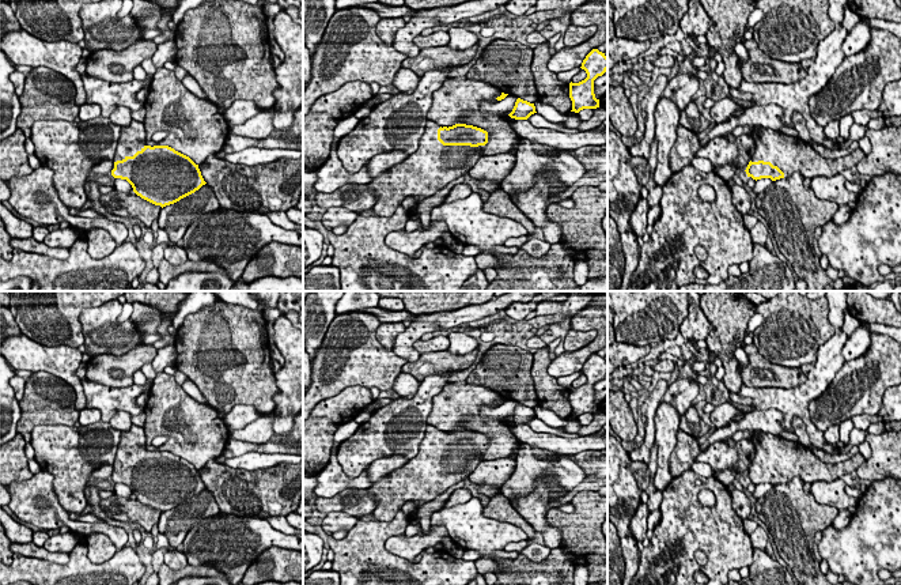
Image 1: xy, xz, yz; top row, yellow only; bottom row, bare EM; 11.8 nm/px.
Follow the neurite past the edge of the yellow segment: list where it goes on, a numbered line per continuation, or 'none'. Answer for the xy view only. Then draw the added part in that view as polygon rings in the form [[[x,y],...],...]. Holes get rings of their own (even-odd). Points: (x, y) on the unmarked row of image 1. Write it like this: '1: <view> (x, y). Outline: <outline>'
1: xy (132, 442). Outline: [[[132,424],[128,431],[121,431],[113,467],[133,461],[137,456],[141,456],[147,450],[145,442],[143,427]]]

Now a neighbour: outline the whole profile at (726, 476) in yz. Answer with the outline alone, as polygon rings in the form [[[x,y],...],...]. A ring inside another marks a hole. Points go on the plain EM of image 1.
[[[730,467],[723,471],[713,472],[713,476],[726,487],[734,483],[738,479],[738,473]]]

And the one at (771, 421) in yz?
[[[775,408],[765,411],[750,411],[743,419],[728,426],[715,430],[707,437],[707,441],[700,445],[700,450],[705,450],[709,445],[718,441],[732,438],[739,430],[757,430],[765,434],[780,435],[784,431],[783,414]]]

